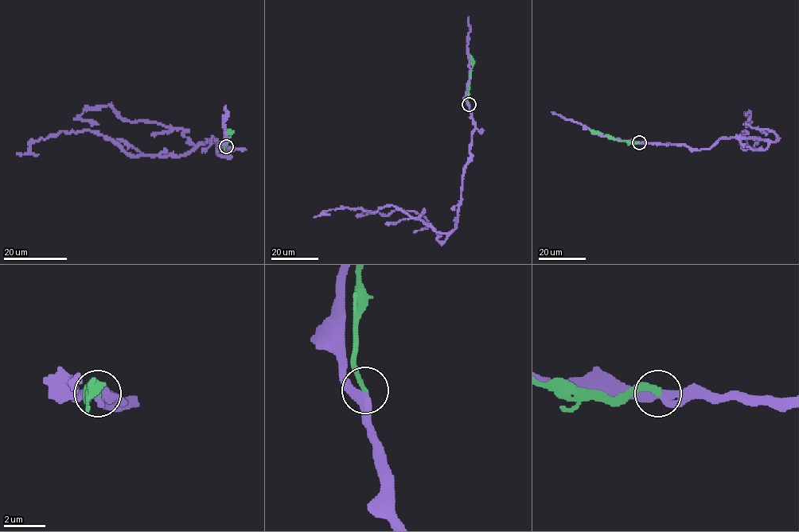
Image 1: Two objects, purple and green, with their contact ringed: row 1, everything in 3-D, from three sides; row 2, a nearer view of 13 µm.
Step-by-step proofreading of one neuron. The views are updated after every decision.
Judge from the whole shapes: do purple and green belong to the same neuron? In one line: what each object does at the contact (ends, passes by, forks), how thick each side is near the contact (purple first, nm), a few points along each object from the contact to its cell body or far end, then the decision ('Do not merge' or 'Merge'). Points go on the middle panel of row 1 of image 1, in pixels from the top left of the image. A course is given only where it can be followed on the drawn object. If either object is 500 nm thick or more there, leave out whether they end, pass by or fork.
At the ring purple passes by. At the ring green ends. Thickness 380 nm (purple) against 280 nm. Course of purple: (468, 104), (474, 131), (454, 228), (445, 234), (434, 231), (391, 205), (376, 212), (335, 208), (313, 218). Course of green: (469, 104), (468, 92), (472, 68), (470, 54). Do not merge

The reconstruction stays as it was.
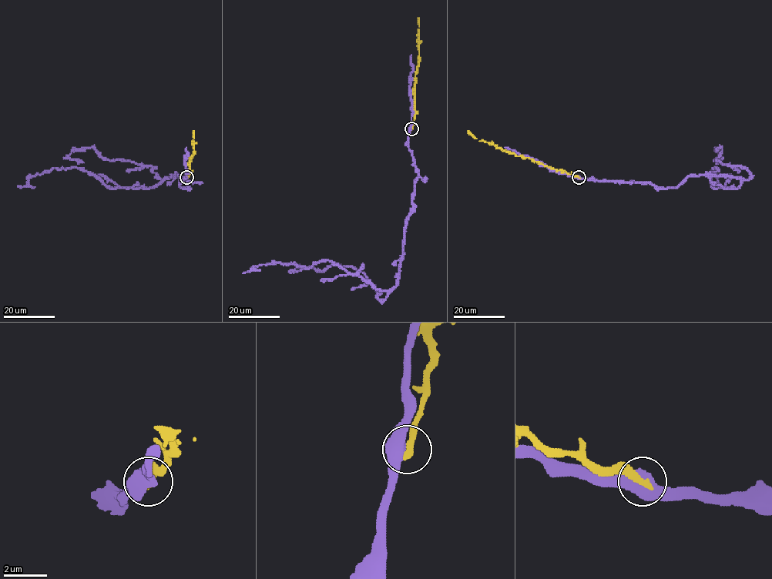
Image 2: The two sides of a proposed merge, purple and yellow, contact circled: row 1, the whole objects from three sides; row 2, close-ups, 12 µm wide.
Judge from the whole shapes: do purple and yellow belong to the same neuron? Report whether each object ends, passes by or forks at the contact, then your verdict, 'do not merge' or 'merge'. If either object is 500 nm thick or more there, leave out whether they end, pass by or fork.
do not merge

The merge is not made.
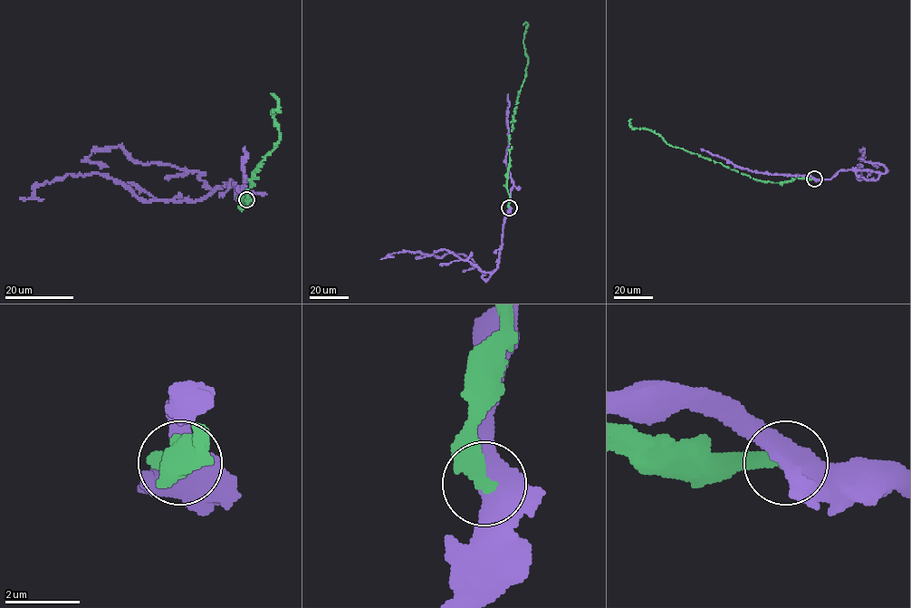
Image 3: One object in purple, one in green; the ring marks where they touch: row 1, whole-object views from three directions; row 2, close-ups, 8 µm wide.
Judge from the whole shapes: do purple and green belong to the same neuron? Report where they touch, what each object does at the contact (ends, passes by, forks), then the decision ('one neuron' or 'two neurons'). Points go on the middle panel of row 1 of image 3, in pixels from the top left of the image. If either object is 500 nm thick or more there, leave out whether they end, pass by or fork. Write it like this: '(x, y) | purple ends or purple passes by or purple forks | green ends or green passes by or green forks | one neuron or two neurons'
(509, 207) | two neurons

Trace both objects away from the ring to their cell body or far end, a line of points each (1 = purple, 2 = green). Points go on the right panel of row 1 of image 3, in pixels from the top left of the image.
1: (814, 178), (869, 169), (878, 174), (877, 179), (859, 179), (856, 172), (860, 164), (866, 178)
2: (814, 178), (757, 180), (669, 145), (648, 130), (632, 127), (631, 119)

